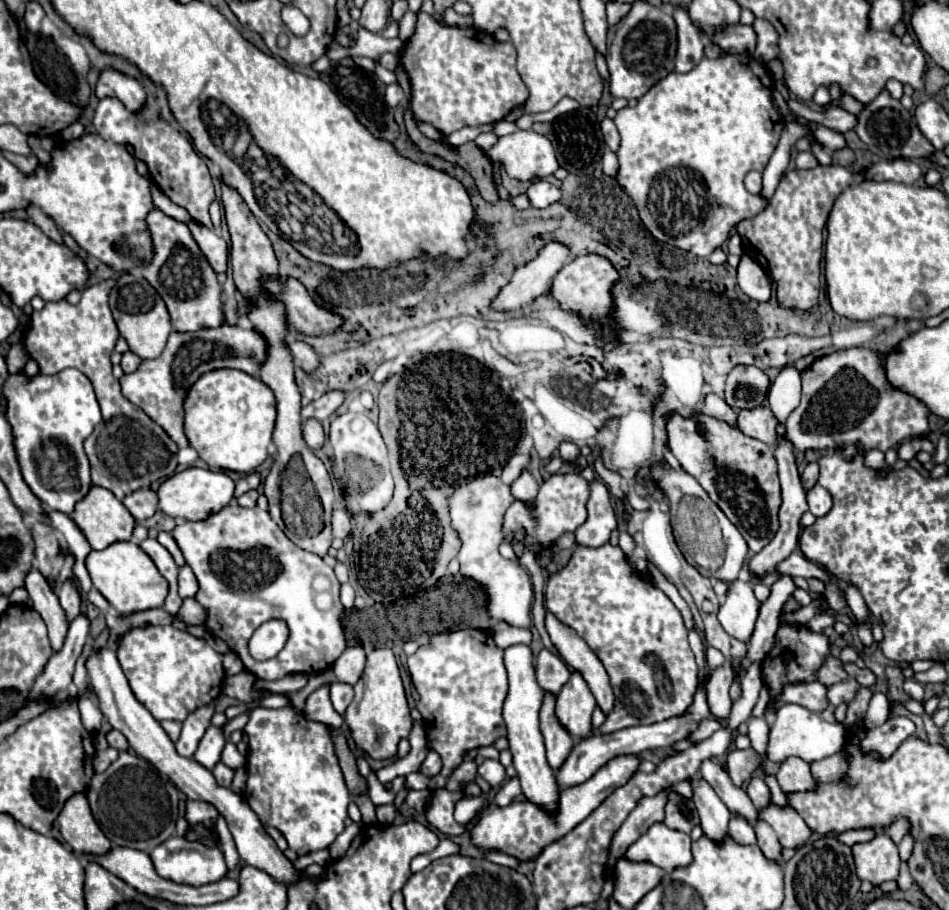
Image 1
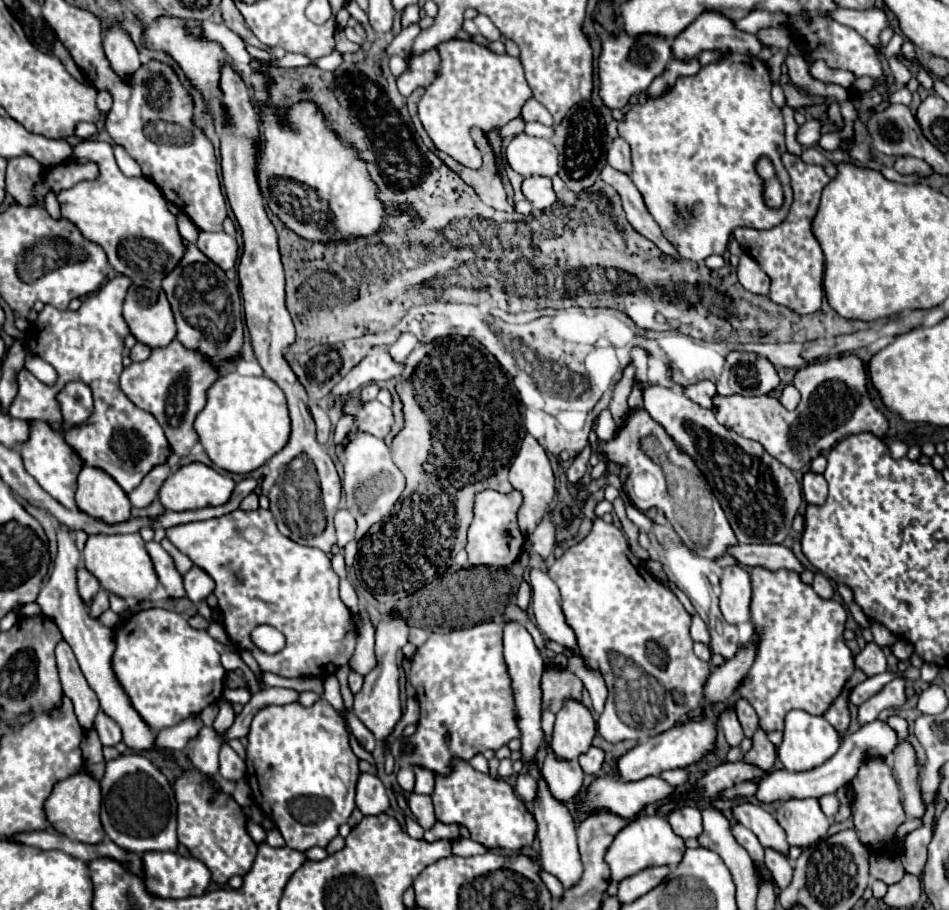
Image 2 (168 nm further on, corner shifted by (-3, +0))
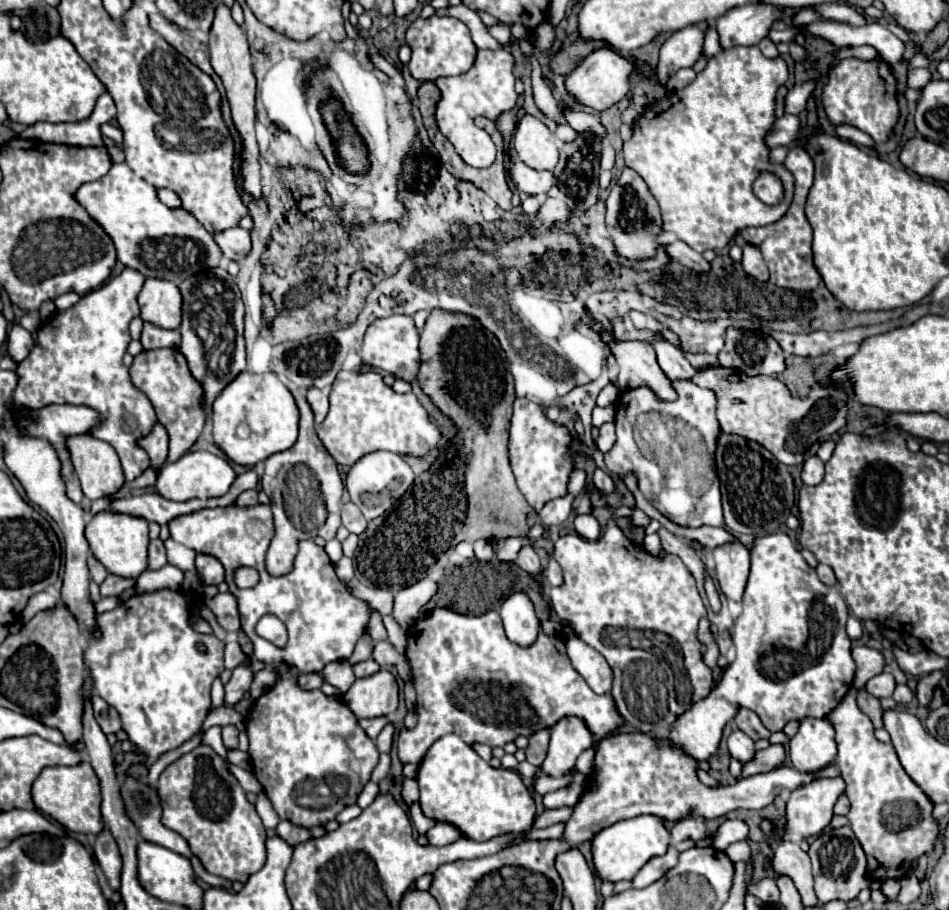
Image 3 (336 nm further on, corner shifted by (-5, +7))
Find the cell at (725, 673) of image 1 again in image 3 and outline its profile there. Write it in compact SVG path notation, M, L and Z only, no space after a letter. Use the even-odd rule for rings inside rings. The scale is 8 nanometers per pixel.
M739 728L733 730L733 734L727 738L727 744L729 744L729 752L733 758L737 758L739 762L747 762L749 758L753 758L755 754L755 746L753 746L753 740L743 734Z

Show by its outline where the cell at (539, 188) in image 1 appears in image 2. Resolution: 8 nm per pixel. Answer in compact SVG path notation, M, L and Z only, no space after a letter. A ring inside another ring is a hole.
M527 177L521 185L521 191L525 195L527 201L531 201L531 205L535 209L547 209L555 203L555 193L551 187L551 179L547 177Z

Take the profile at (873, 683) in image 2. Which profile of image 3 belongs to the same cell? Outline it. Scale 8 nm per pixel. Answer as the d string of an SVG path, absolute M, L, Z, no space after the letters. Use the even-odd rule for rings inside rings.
M877 674L873 676L867 684L865 684L865 690L871 694L871 696L877 696L877 698L883 698L883 696L891 696L893 690L895 690L895 678L891 674Z

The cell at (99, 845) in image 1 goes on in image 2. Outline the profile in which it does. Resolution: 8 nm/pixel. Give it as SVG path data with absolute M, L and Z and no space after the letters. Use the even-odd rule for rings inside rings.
M77 773L63 781L57 781L51 795L43 803L47 821L63 833L71 841L81 843L101 843L103 841L103 827L99 821L99 809L101 809L101 789L99 781L93 779L89 773Z

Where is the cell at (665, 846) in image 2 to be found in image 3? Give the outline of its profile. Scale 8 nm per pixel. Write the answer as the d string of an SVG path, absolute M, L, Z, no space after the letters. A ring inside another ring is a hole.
M635 816L631 820L621 820L609 828L603 828L593 838L593 868L601 880L617 882L631 880L643 864L655 856L663 856L671 846L671 834L663 820L657 816Z

